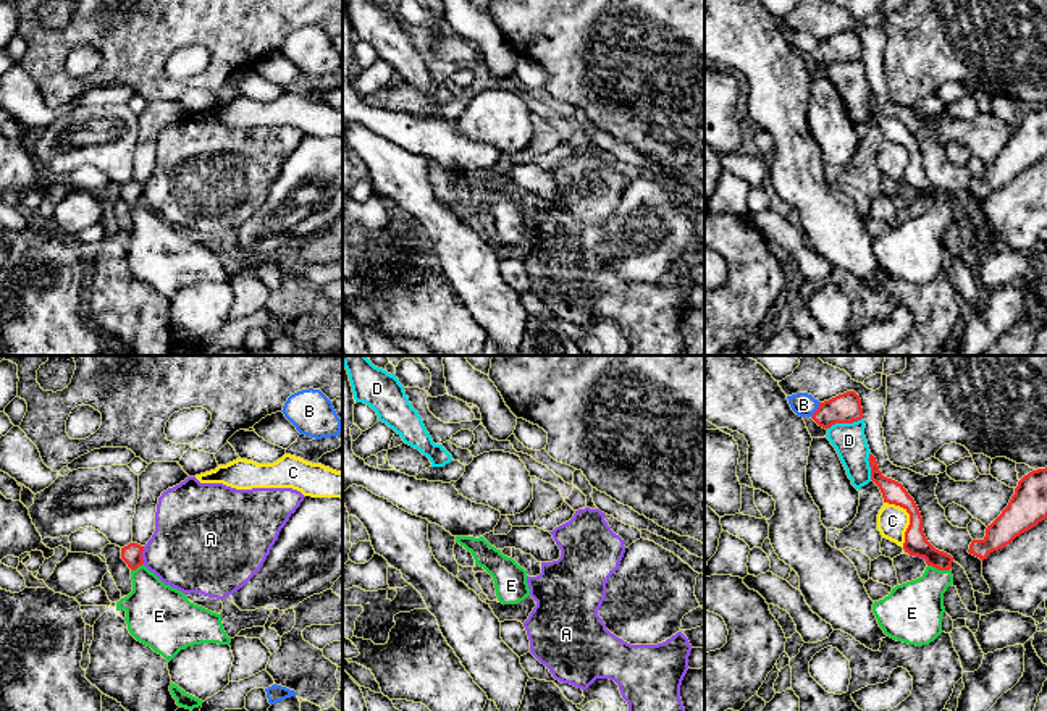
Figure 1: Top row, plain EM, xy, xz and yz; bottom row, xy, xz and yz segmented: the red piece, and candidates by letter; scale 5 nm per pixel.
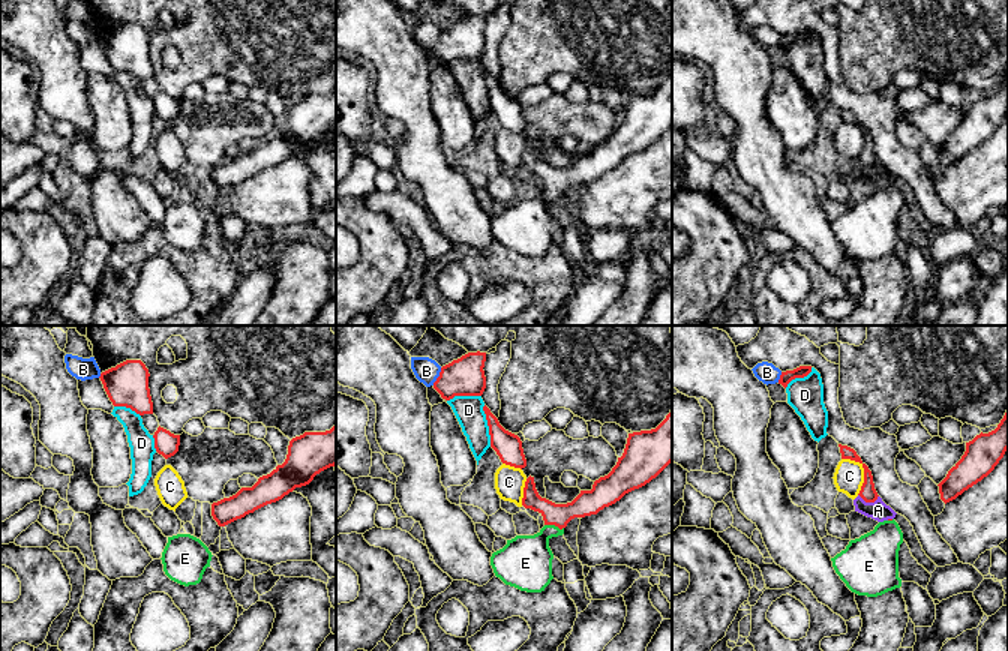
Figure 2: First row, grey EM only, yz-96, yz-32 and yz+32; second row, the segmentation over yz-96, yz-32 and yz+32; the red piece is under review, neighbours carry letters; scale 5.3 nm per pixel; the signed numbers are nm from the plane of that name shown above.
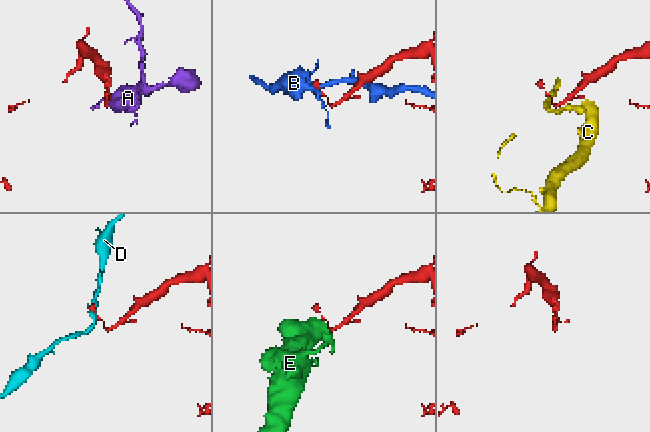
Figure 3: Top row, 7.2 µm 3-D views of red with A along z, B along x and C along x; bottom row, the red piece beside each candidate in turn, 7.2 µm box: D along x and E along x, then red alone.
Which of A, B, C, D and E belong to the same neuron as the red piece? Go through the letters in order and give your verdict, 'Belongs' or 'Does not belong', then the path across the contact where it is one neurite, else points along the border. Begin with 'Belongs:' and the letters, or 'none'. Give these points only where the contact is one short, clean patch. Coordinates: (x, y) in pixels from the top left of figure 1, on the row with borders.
Belongs: E
A: Does not belong
B: Does not belong. Boundary: yz (819, 403), (811, 417)
C: Does not belong. Boundary: yz (884, 501), (899, 504), (908, 514), (904, 546)
D: Does not belong
E: Belongs. Path across: yz (916, 543), (939, 569), (936, 580), (913, 611)

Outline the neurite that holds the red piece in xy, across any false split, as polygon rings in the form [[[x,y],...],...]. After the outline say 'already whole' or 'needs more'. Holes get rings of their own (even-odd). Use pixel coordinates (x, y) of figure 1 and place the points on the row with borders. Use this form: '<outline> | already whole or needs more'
[[[129,543],[121,559],[131,569],[132,591],[116,603],[126,611],[129,633],[168,663],[184,648],[200,643],[229,645],[221,614],[212,612],[165,585],[144,566],[144,546]]] | needs more

